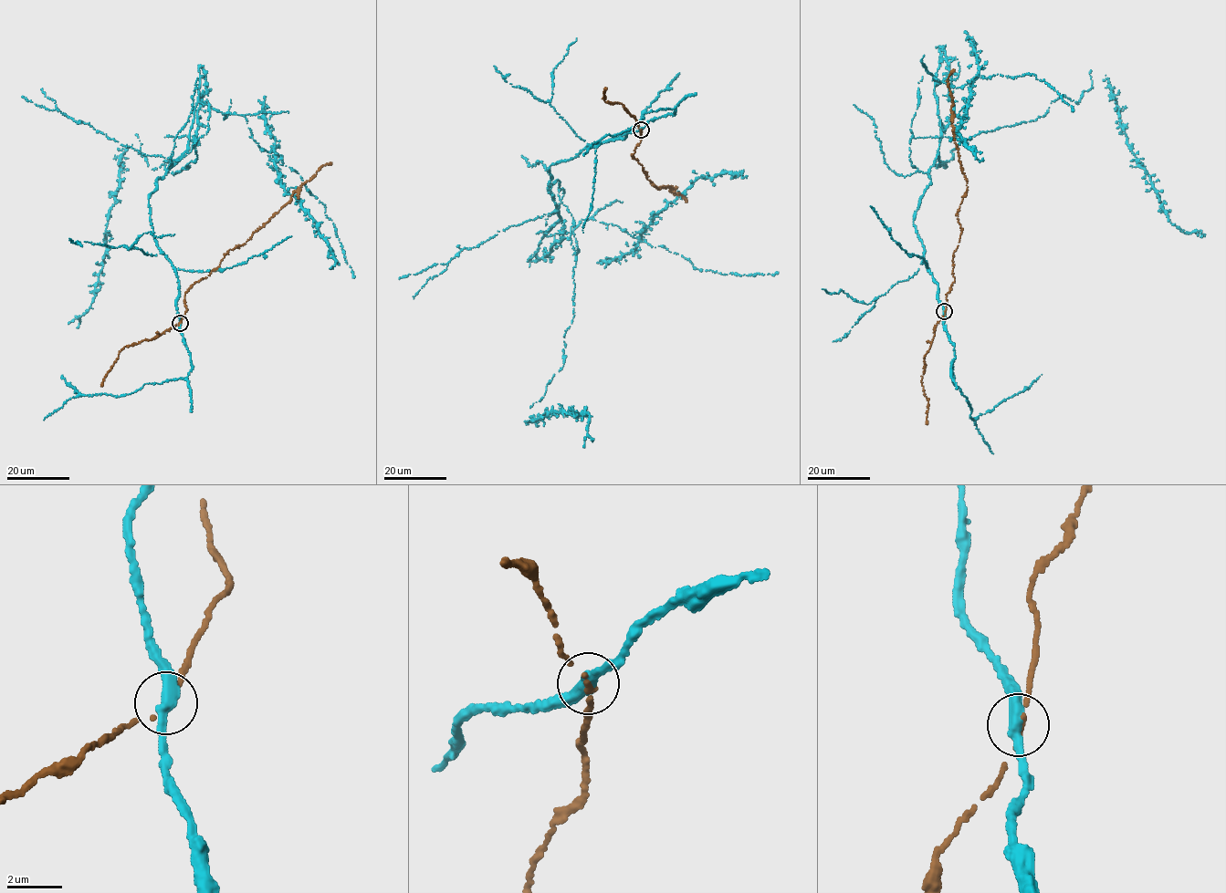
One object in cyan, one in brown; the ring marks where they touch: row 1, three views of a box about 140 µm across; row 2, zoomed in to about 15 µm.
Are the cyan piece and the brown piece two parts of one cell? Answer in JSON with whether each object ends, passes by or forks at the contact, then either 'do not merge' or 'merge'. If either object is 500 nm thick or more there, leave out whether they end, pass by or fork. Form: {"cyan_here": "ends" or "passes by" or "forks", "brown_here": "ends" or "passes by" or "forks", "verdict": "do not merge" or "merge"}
{"cyan_here": "passes by", "brown_here": "ends", "verdict": "do not merge"}

